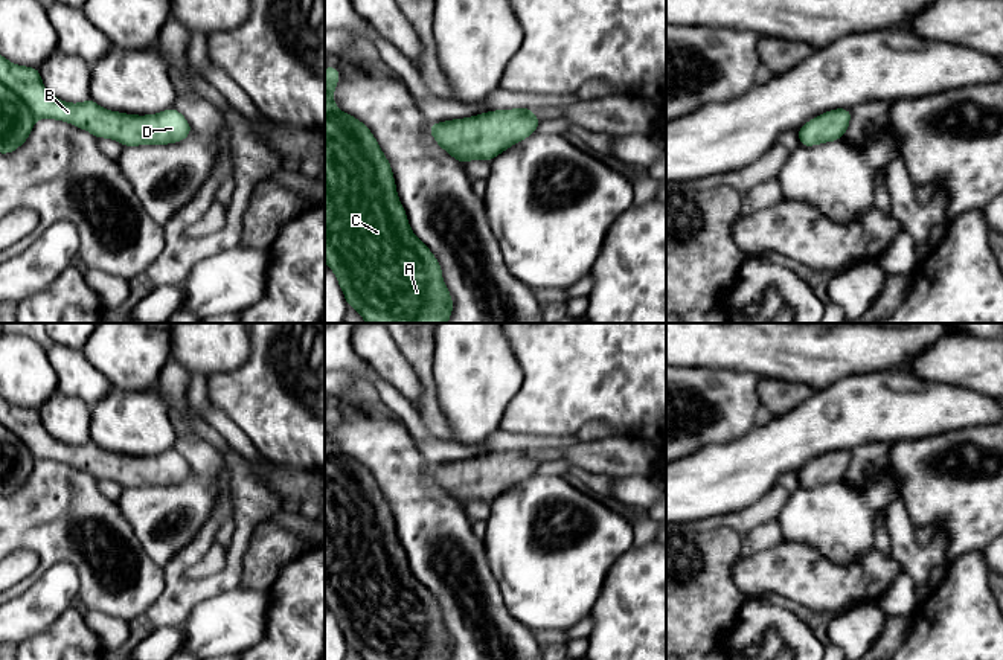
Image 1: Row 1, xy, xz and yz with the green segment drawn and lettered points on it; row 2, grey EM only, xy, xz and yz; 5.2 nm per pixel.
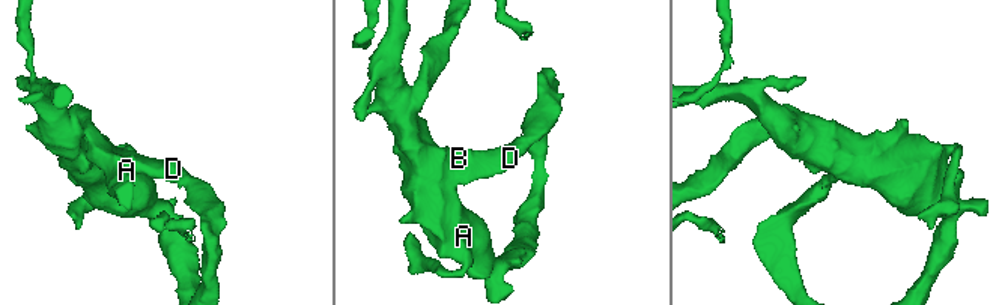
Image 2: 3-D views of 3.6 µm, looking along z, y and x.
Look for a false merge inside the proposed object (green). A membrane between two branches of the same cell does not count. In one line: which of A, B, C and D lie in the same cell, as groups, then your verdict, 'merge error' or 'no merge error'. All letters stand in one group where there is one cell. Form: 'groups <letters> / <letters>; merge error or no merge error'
groups A B C D; no merge error

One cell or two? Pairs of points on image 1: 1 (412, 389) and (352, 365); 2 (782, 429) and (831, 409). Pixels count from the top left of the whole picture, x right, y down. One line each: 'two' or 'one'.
1: two
2: one

